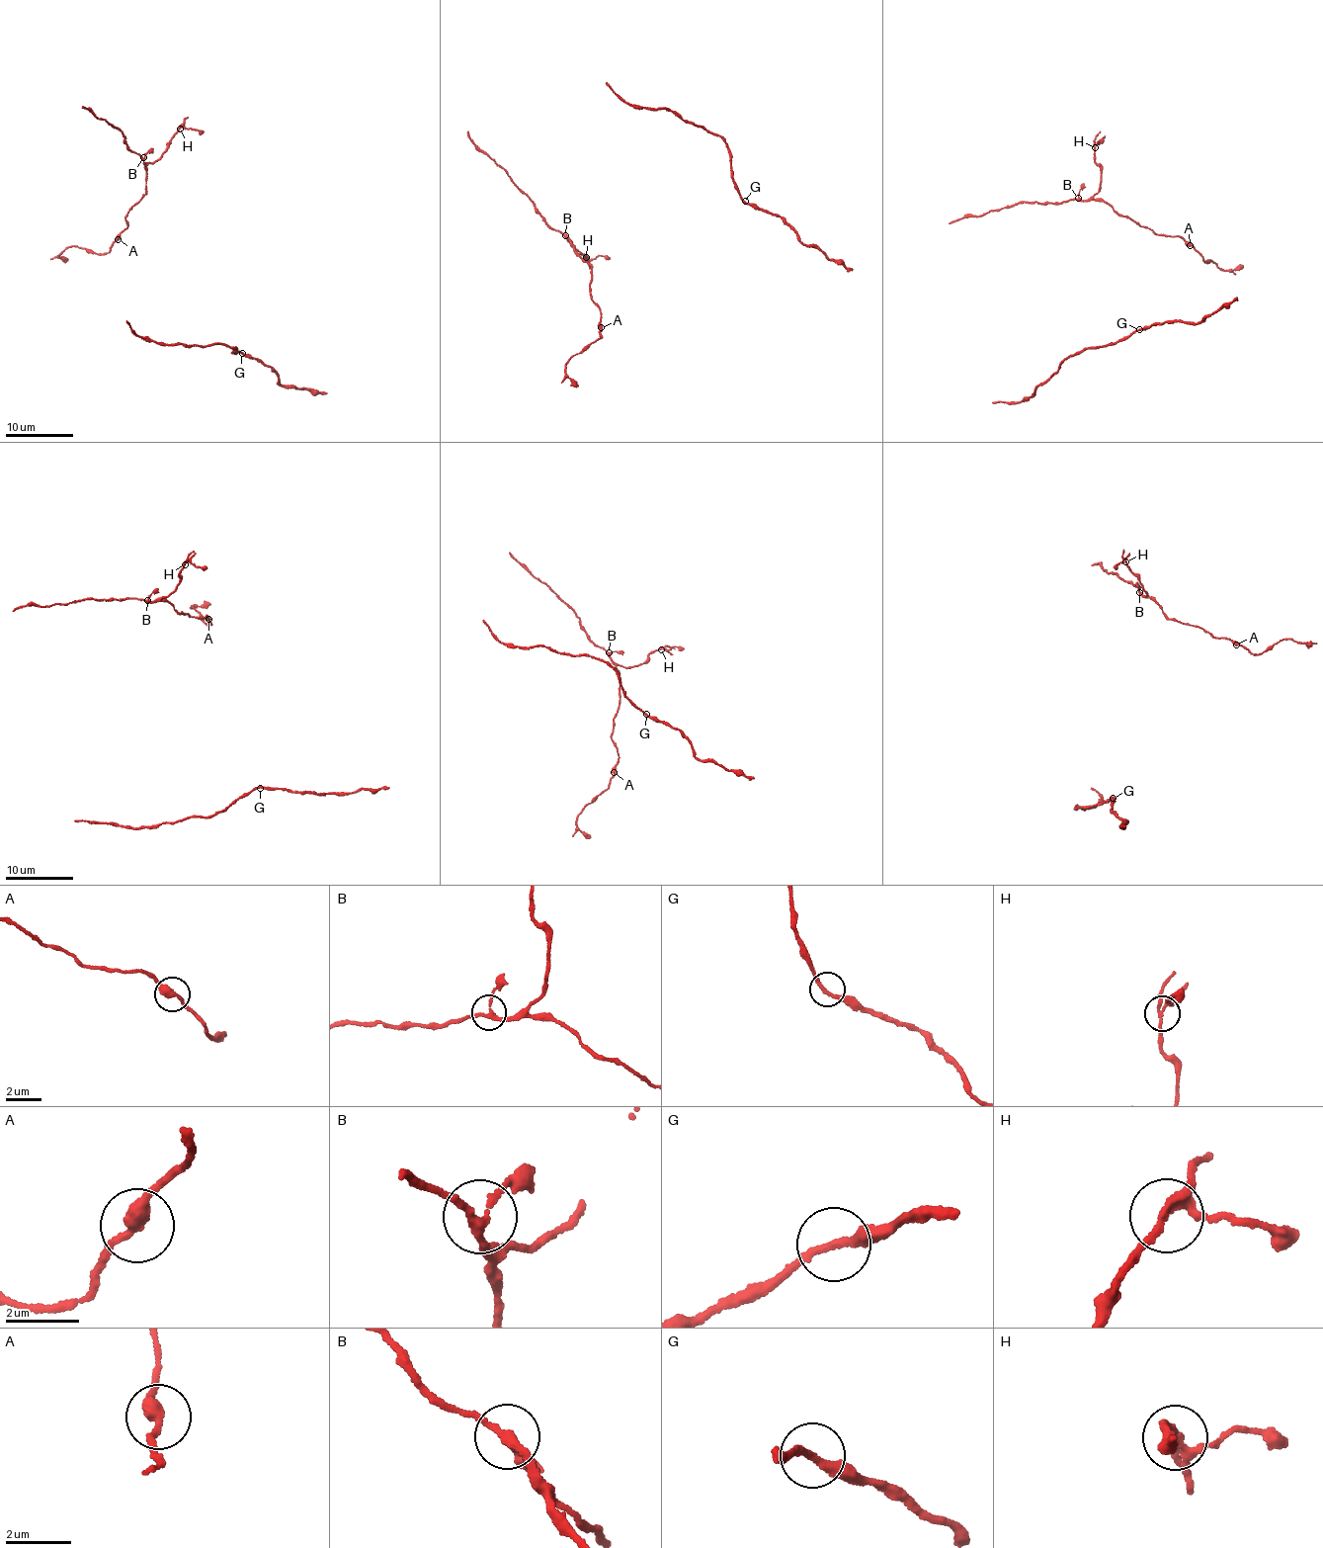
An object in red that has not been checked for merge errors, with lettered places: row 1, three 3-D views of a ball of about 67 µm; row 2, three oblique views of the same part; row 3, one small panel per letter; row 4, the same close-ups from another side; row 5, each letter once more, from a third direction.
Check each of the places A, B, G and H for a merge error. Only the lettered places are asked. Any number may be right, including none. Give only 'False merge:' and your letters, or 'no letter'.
False merge: A, H

